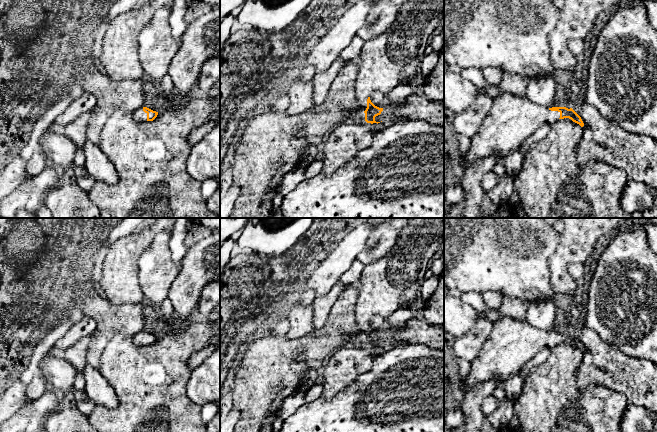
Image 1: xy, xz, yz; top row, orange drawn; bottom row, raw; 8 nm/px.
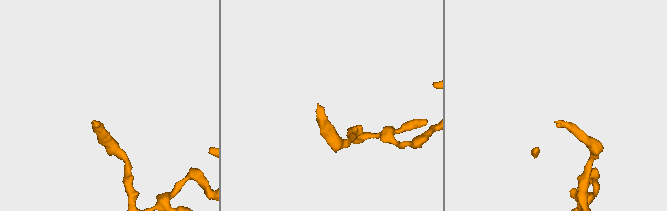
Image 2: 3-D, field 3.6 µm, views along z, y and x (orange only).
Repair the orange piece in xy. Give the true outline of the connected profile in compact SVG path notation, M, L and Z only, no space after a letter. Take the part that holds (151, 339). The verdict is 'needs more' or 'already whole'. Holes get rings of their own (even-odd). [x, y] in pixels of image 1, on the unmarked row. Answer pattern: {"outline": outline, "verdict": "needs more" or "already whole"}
{"outline": "M140 331L131 338L136 346L146 346L153 345L157 341L158 336L153 335L147 331Z", "verdict": "needs more"}

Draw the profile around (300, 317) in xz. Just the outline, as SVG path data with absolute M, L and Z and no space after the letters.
M296 305L288 313L290 328L285 334L287 339L295 340L313 334L313 308L310 305Z

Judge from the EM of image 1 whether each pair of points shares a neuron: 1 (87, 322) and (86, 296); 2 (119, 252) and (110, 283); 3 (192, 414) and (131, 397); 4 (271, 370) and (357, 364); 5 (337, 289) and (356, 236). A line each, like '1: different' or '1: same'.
1: different
2: same
3: same
4: different
5: different

